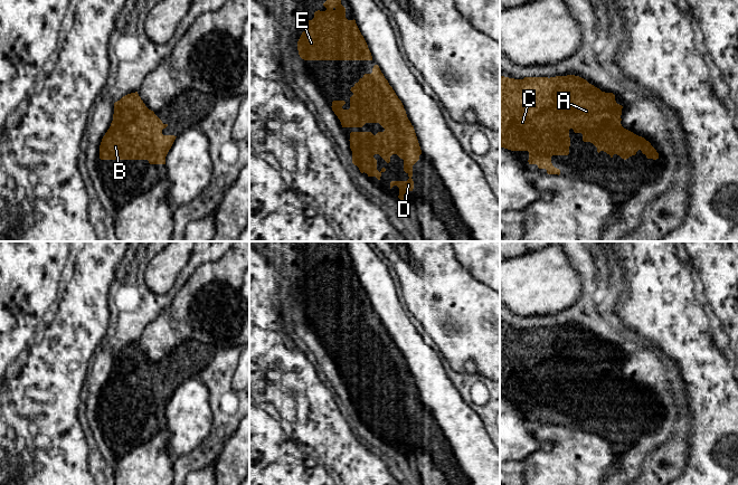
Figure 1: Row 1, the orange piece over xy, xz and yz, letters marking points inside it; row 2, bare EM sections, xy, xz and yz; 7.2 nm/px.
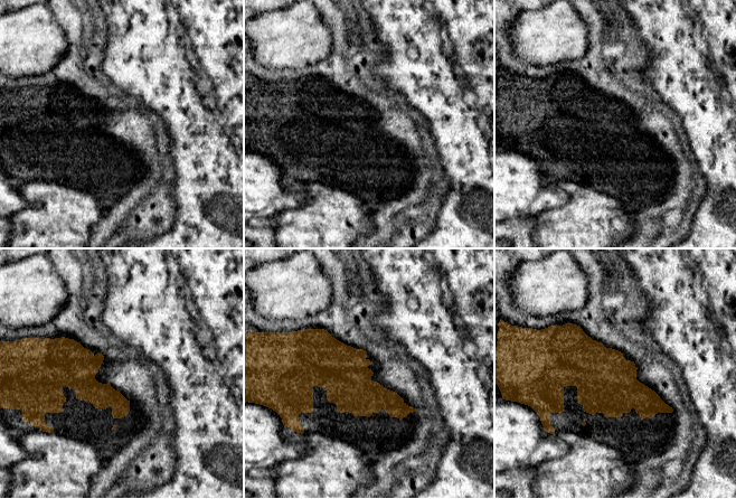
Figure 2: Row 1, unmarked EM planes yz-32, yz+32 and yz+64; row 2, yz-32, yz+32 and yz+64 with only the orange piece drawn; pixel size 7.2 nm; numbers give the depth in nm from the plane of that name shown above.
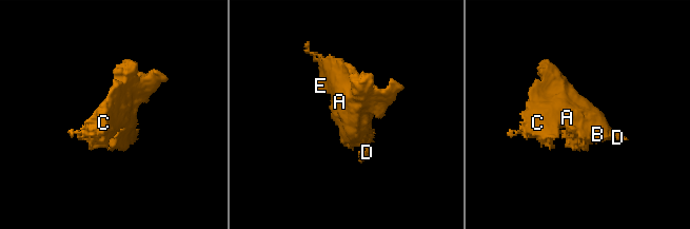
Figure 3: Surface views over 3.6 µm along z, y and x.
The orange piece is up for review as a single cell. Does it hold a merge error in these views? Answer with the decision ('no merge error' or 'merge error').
no merge error

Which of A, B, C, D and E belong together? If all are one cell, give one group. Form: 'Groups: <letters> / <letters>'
Groups: A B C D E

